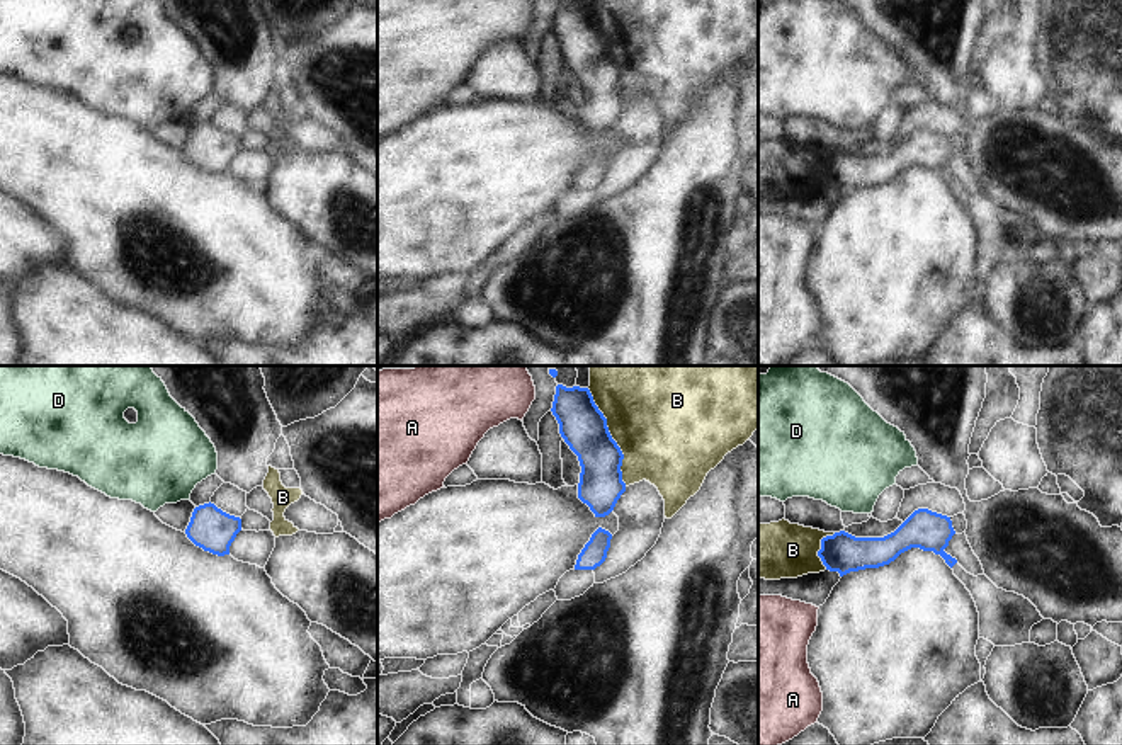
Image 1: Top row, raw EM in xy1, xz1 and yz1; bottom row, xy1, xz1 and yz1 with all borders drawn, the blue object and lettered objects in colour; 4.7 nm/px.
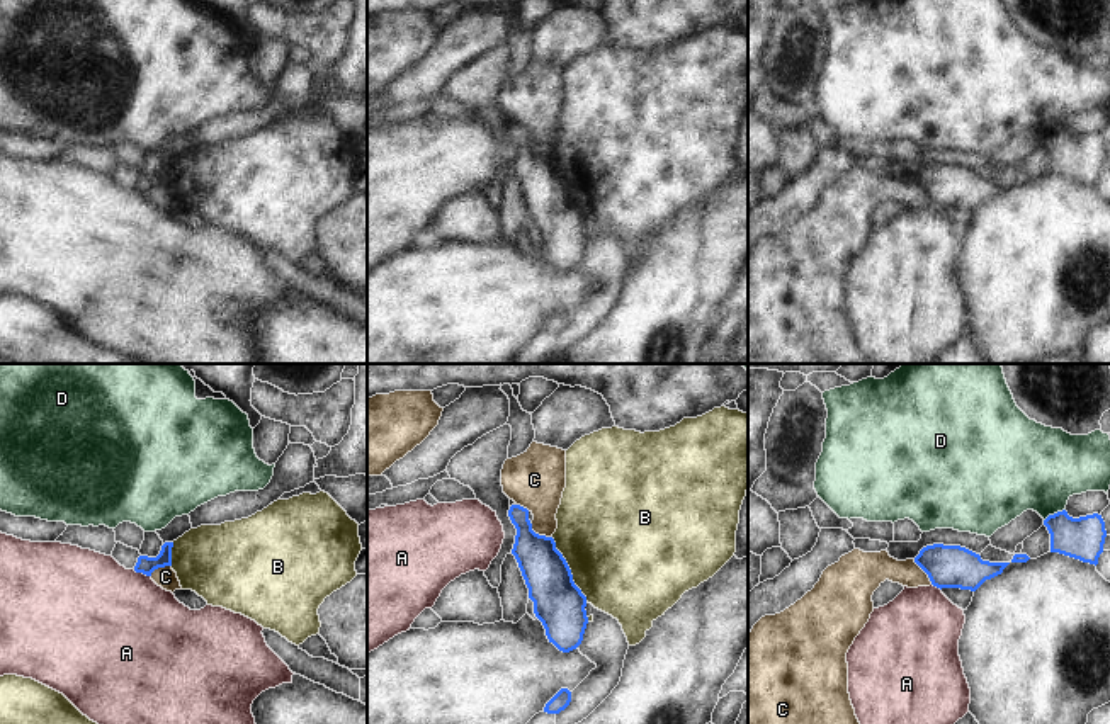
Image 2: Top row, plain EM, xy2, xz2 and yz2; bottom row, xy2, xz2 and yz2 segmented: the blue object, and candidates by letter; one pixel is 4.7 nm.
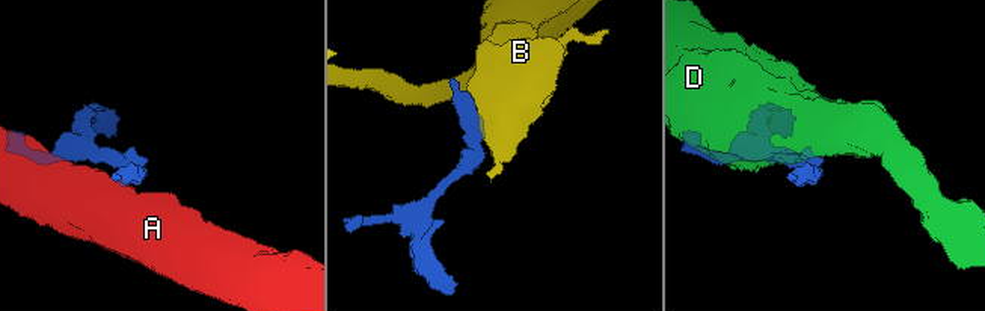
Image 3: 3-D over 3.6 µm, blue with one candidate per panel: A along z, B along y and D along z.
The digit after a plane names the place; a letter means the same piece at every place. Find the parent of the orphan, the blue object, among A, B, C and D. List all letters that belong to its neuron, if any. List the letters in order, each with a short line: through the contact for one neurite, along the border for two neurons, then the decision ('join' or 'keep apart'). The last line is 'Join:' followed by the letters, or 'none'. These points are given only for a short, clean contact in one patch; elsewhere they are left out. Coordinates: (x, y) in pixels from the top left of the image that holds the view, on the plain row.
A: line xy2 (133, 189), (150, 196); keep apart
B: keep apart
C: line xz2 (531, 143), (536, 152), (551, 157); keep apart
D: keep apart
Join: none

